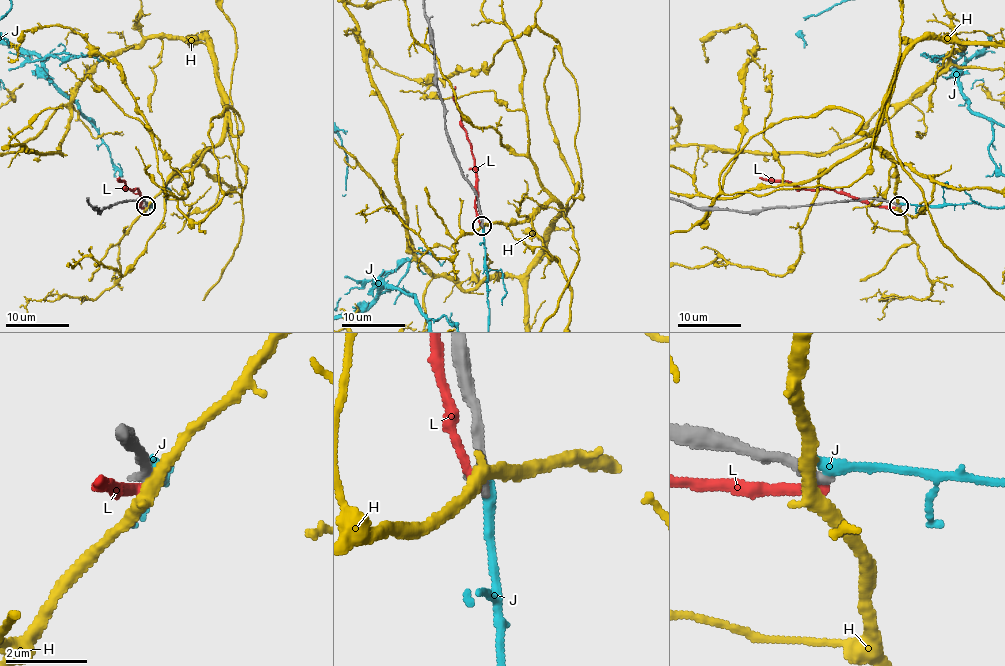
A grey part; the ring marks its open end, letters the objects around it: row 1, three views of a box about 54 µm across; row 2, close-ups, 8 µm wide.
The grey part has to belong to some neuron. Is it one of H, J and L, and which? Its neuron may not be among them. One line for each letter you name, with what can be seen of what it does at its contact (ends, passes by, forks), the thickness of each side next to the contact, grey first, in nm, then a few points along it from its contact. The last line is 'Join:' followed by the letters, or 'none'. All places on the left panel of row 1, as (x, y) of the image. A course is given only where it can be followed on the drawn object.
Join: none

